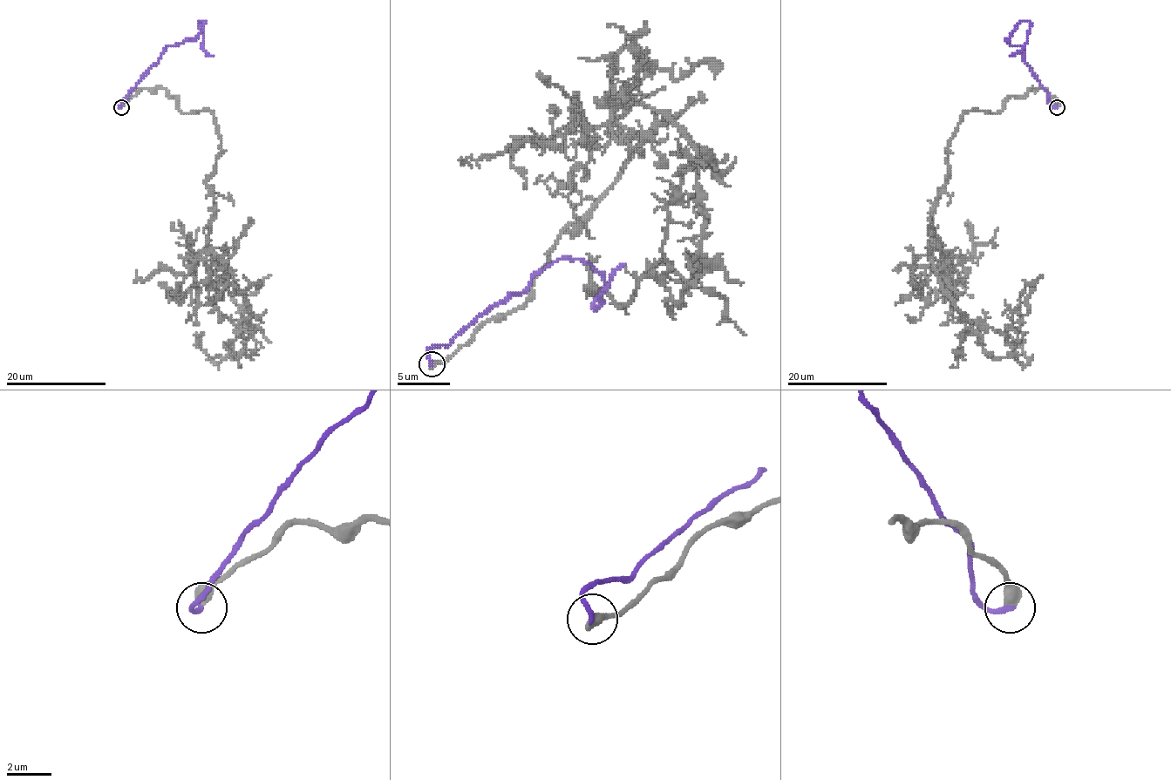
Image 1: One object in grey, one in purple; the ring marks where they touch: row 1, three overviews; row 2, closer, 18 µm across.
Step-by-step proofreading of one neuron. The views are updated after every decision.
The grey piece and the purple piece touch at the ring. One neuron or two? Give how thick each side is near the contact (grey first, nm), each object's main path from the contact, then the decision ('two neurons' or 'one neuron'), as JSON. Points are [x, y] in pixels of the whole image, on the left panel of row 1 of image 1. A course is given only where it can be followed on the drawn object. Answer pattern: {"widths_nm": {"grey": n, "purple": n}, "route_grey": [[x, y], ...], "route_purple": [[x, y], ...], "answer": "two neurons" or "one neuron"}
{"widths_nm": {"grey": 550, "purple": 240}, "route_grey": [[122, 106], [161, 87], [183, 112], [214, 116], [207, 247], [250, 310], [231, 357], [215, 363], [201, 331]], "route_purple": [[122, 107], [129, 92], [167, 45], [194, 40], [204, 29], [202, 22], [199, 22], [202, 45], [214, 57]], "answer": "one neuron"}

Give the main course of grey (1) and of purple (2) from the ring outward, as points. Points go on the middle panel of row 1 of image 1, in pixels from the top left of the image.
1: (432, 363), (531, 295), (633, 157), (609, 131), (633, 97), (701, 157), (659, 277), (617, 306), (599, 256)
2: (432, 363), (432, 348), (523, 293), (560, 259), (583, 259), (604, 277), (596, 308), (625, 264)

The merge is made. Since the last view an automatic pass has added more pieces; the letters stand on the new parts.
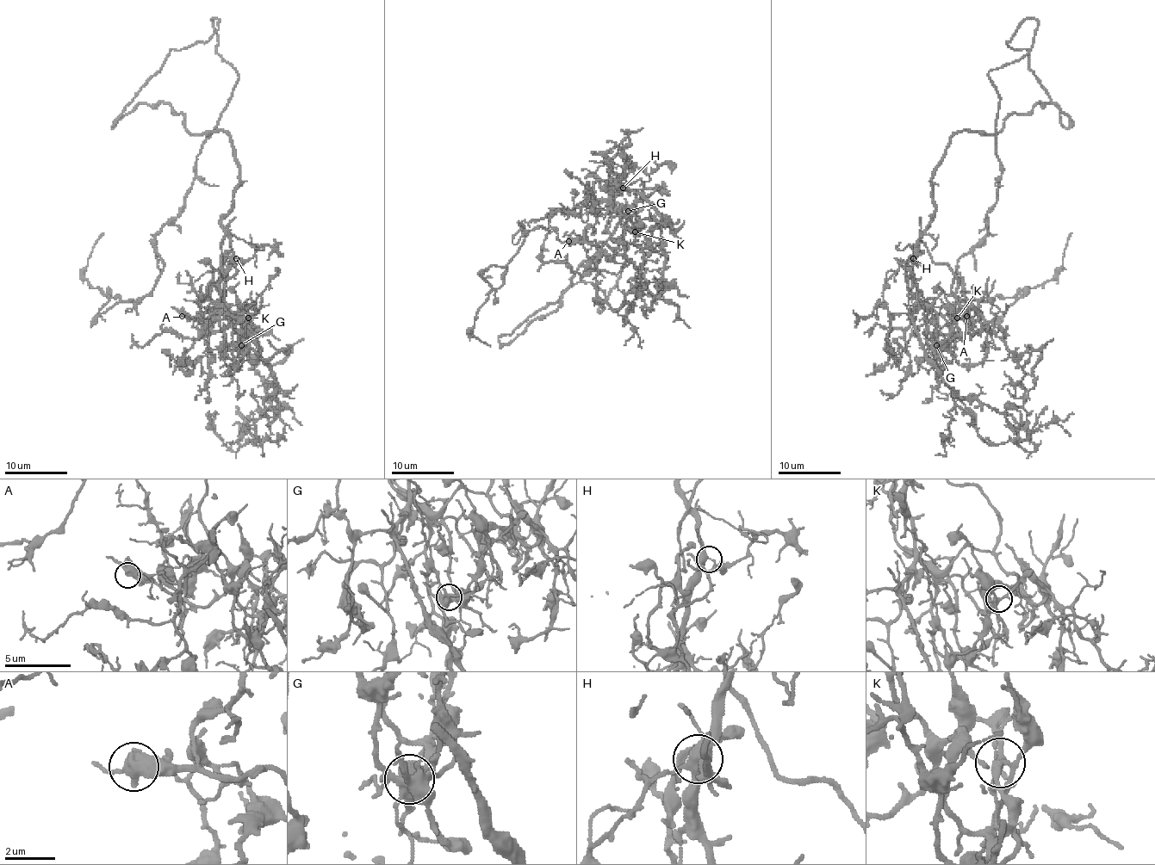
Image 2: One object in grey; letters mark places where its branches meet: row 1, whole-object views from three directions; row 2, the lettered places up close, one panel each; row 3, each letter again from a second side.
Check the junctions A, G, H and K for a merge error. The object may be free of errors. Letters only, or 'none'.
G

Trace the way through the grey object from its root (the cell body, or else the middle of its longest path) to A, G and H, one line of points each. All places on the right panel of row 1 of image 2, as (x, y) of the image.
A: (1059, 110), (1067, 127), (1039, 102), (995, 133), (959, 131), (935, 171), (916, 296), (949, 324), (966, 316)
G: (1059, 110), (1067, 127), (1039, 102), (995, 133), (951, 139), (913, 266), (936, 344)
H: (1059, 110), (1067, 127), (1055, 104), (1039, 102), (995, 133), (951, 139), (932, 179), (935, 215), (913, 258)

